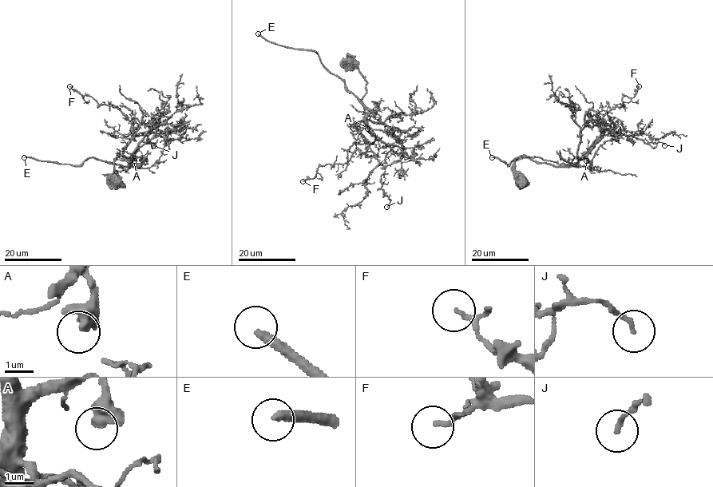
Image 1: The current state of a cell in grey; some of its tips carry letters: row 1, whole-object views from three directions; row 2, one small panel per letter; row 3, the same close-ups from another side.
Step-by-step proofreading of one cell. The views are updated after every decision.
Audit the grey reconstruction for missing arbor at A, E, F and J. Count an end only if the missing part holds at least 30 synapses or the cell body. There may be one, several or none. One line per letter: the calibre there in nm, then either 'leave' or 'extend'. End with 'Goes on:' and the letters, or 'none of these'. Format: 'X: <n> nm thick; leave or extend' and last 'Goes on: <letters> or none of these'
A: 600 nm thick; leave
E: 320 nm thick; leave
F: 110 nm thick; leave
J: 140 nm thick; leave
Goes on: none of these

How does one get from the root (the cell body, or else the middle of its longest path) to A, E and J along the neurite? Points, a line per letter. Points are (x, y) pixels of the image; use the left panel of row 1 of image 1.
A: (116, 180), (113, 160), (120, 156), (132, 157), (130, 165), (134, 155), (134, 160)
E: (116, 180), (113, 160), (120, 156), (132, 157), (126, 166), (95, 158), (70, 165), (24, 157)
J: (116, 180), (116, 156), (132, 157), (130, 165), (147, 141), (169, 131), (152, 129), (147, 138), (153, 145)

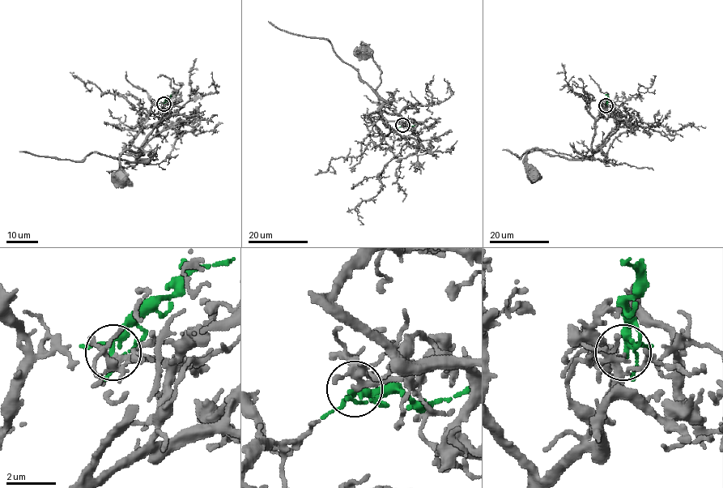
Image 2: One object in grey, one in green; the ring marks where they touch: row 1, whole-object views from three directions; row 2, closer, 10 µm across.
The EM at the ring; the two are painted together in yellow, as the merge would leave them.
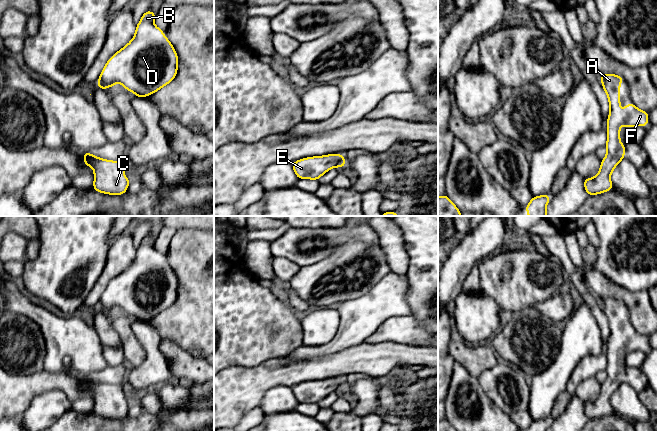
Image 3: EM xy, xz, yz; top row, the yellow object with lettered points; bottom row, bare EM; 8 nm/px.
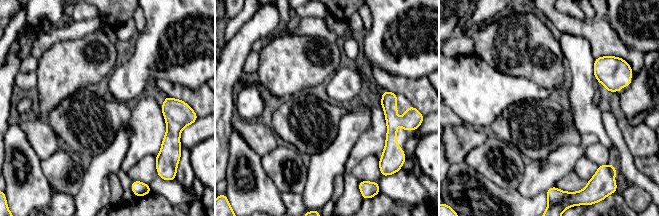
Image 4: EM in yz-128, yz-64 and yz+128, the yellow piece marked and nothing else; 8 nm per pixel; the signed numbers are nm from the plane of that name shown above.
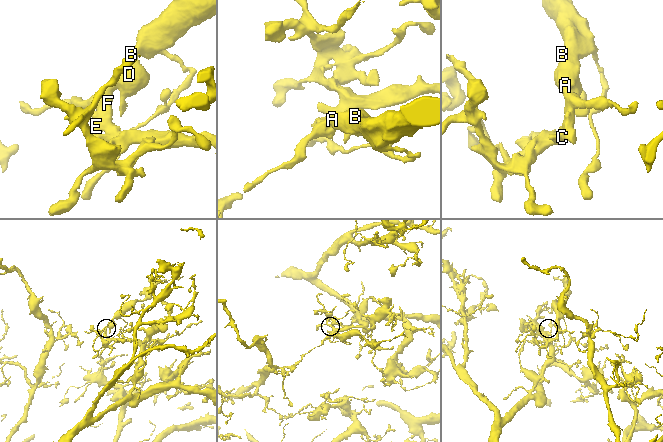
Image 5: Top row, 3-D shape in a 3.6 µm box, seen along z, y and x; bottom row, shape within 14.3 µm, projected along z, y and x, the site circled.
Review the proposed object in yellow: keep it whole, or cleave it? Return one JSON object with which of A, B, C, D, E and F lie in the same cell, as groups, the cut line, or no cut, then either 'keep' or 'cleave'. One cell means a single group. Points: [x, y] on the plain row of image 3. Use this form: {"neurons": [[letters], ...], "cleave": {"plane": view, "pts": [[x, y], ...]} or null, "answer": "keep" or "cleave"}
{"neurons": [["A", "B", "C", "D", "E", "F"]], "cleave": null, "answer": "keep"}

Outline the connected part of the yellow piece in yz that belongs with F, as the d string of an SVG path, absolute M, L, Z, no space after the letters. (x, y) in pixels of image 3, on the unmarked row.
M615 298L600 300L603 313L607 317L610 337L607 343L607 377L594 402L584 403L584 412L588 419L596 419L612 414L611 397L618 387L625 383L625 368L620 367L620 346L628 353L630 350L647 350L649 337L638 333L633 327L627 327L620 335L620 307L625 305Z

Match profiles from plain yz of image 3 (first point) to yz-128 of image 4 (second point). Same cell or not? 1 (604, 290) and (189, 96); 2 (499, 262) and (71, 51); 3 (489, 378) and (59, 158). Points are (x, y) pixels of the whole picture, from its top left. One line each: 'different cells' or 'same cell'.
1: same cell
2: same cell
3: same cell

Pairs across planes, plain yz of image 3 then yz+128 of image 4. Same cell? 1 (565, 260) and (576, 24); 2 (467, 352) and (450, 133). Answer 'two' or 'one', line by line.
1: one
2: one

